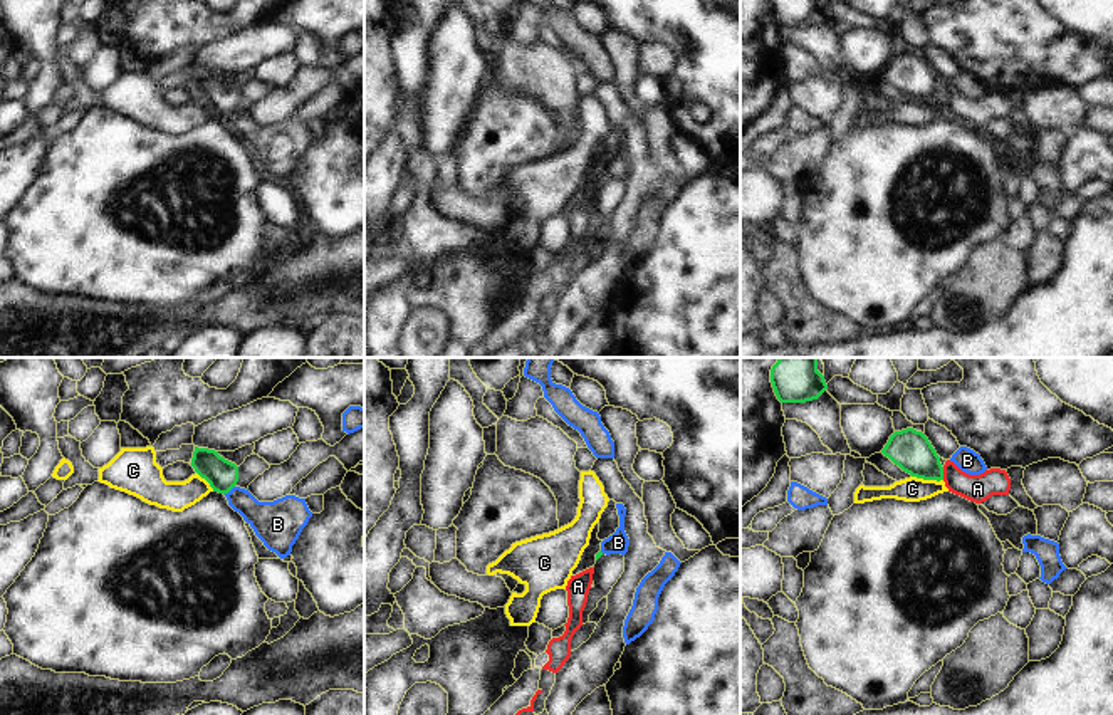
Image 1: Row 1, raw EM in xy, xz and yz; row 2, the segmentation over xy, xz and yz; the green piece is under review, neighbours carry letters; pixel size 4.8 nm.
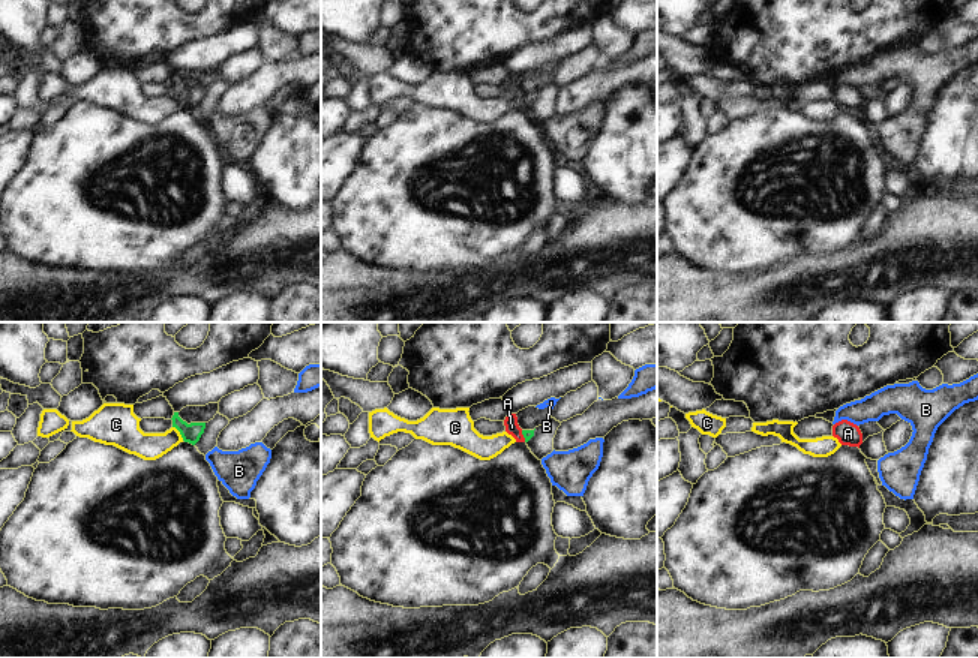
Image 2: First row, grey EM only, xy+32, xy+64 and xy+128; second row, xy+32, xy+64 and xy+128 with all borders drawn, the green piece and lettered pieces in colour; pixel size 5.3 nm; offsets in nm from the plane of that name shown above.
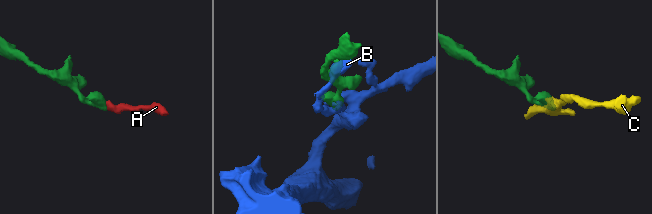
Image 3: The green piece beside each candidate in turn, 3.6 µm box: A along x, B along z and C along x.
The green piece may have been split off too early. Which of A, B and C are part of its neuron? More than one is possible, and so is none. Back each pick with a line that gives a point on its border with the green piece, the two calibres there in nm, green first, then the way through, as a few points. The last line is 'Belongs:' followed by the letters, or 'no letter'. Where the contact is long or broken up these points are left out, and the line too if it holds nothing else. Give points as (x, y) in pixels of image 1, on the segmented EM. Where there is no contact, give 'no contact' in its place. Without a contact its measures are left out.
A: contact yz (942, 474); calibres 190 and 130 nm; way yz (909, 448), (930, 469), (942, 474), (977, 489)
Belongs: A

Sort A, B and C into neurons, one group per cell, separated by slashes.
A / B / C

